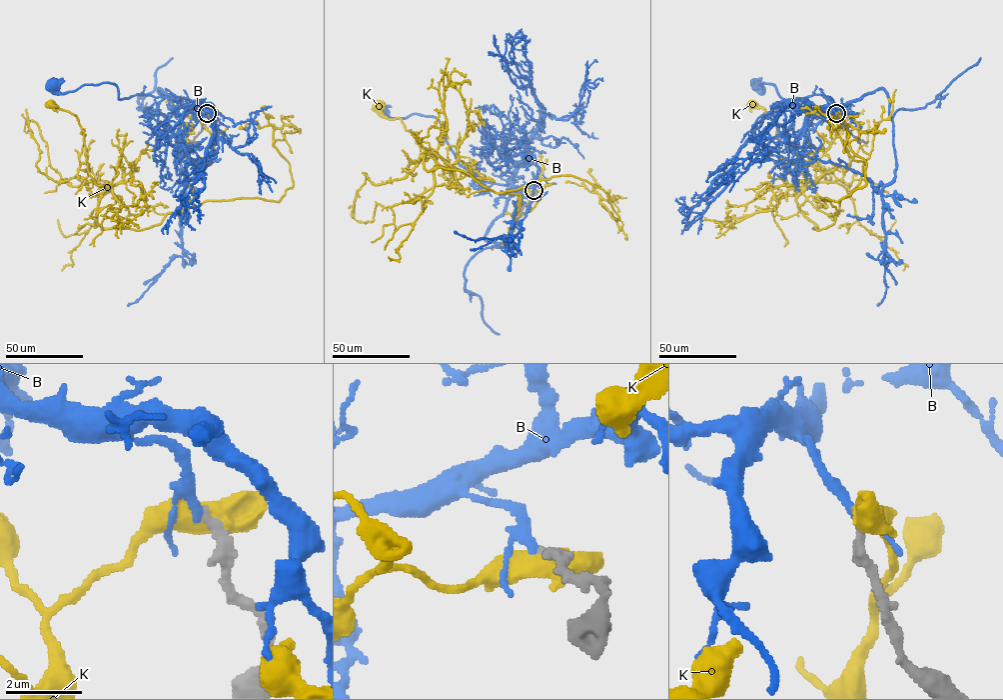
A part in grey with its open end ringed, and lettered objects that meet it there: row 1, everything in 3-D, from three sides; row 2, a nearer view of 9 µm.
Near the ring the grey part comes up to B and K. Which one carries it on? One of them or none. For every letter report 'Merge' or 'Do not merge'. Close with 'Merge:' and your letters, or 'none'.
B: Merge
K: Do not merge
Merge: B

